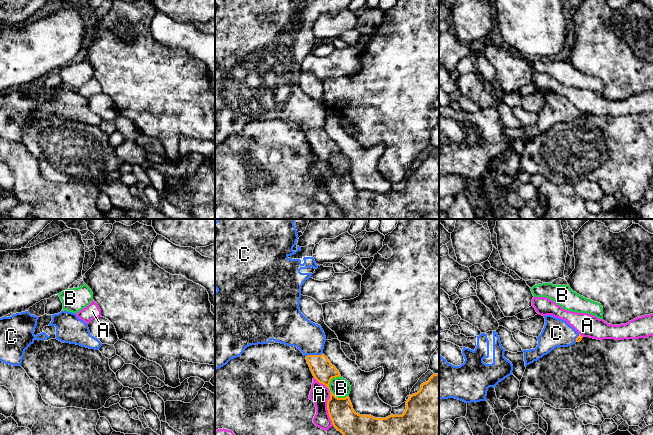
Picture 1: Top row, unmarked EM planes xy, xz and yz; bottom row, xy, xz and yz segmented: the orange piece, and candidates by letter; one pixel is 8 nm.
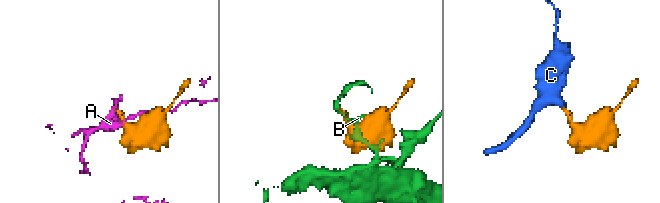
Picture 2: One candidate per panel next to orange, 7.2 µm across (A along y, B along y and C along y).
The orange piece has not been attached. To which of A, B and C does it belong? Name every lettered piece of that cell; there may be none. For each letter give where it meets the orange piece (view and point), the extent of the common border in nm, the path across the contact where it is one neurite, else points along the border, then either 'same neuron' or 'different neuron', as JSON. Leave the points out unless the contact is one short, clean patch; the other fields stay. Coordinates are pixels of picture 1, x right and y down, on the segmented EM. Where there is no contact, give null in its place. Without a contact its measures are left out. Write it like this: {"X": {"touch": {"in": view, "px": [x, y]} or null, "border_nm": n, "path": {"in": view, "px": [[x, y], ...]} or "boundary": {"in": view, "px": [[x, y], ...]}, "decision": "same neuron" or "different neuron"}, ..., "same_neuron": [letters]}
{"A": {"touch": {"in": "xz", "px": [328, 400]}, "border_nm": 420, "decision": "different neuron"}, "B": {"touch": {"in": "xz", "px": [332, 393]}, "border_nm": 200, "decision": "different neuron"}, "C": {"touch": {"in": "xz", "px": [314, 355]}, "border_nm": 140, "path": {"in": "xz", "px": [[323, 371], [314, 355], [311, 345], [296, 330]]}, "decision": "same neuron"}, "same_neuron": ["C"]}

